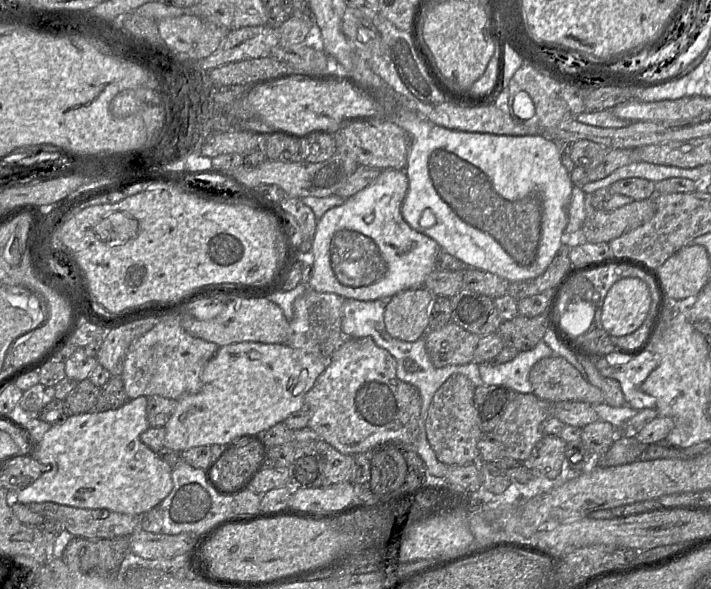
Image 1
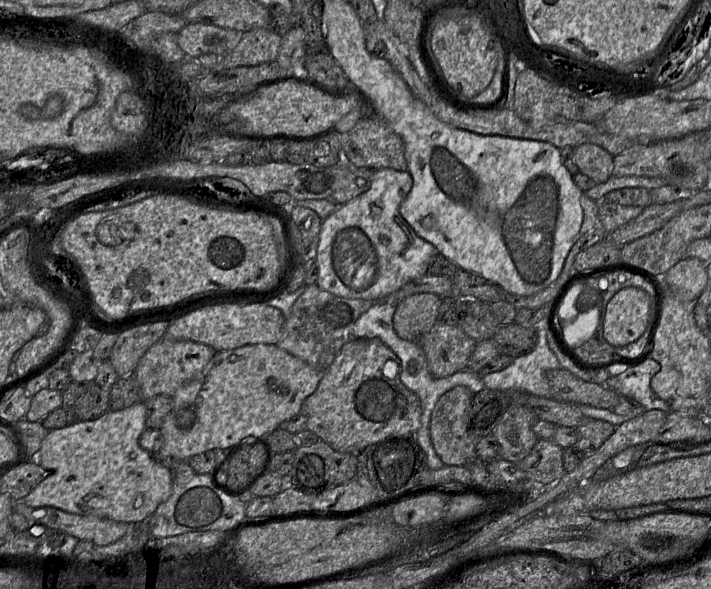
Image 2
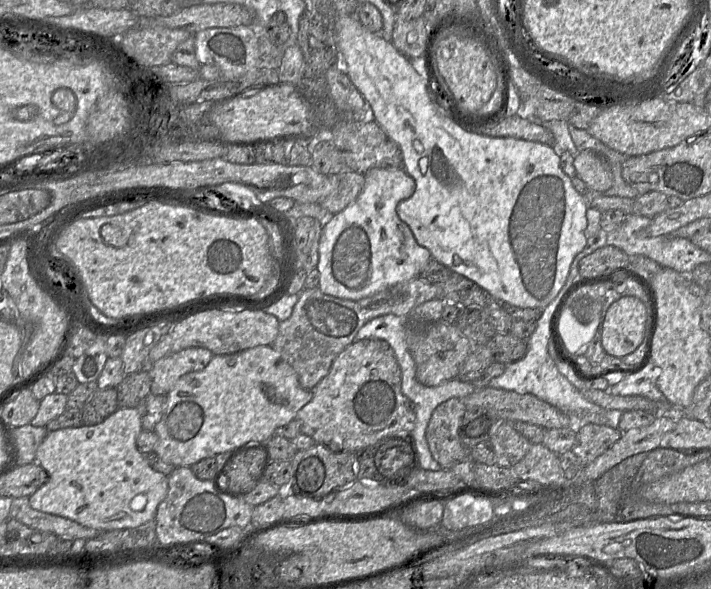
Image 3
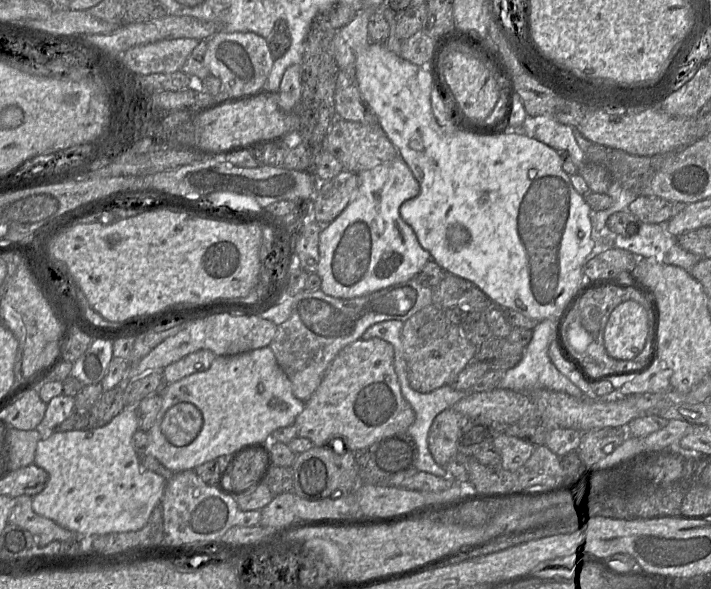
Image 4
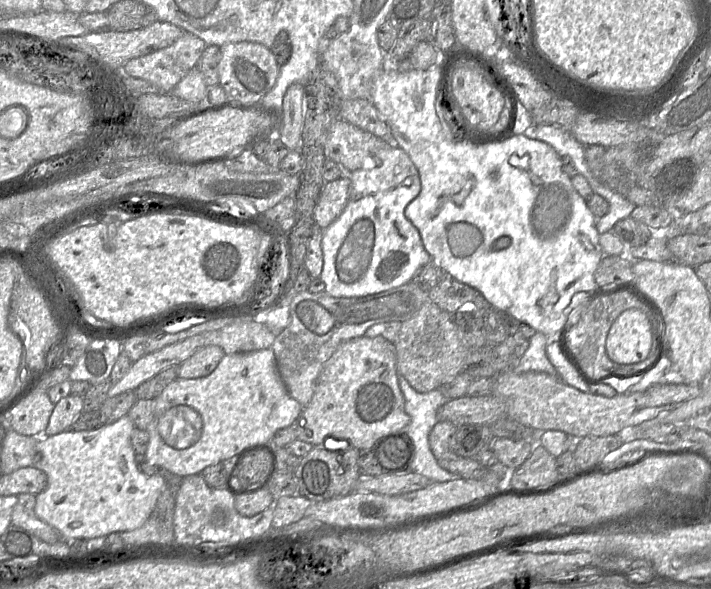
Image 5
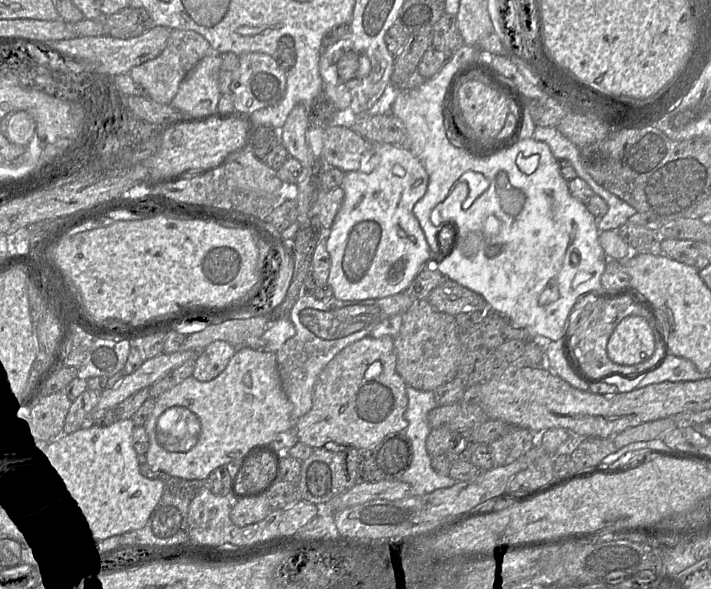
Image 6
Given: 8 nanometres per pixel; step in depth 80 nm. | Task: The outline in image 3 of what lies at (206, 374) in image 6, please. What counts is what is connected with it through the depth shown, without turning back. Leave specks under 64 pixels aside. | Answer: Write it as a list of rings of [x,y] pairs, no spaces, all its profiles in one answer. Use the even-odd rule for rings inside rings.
[[[189,347],[148,365],[145,369],[151,377],[150,394],[166,395],[181,376],[201,371],[213,356],[206,348]]]

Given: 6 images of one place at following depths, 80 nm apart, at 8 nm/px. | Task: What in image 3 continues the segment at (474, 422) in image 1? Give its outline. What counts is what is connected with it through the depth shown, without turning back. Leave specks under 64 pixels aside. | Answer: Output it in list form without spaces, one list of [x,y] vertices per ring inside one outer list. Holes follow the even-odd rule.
[[[450,398],[438,405],[432,413],[426,439],[433,458],[442,469],[470,458],[470,452],[460,440],[460,427],[466,406],[460,398]]]

